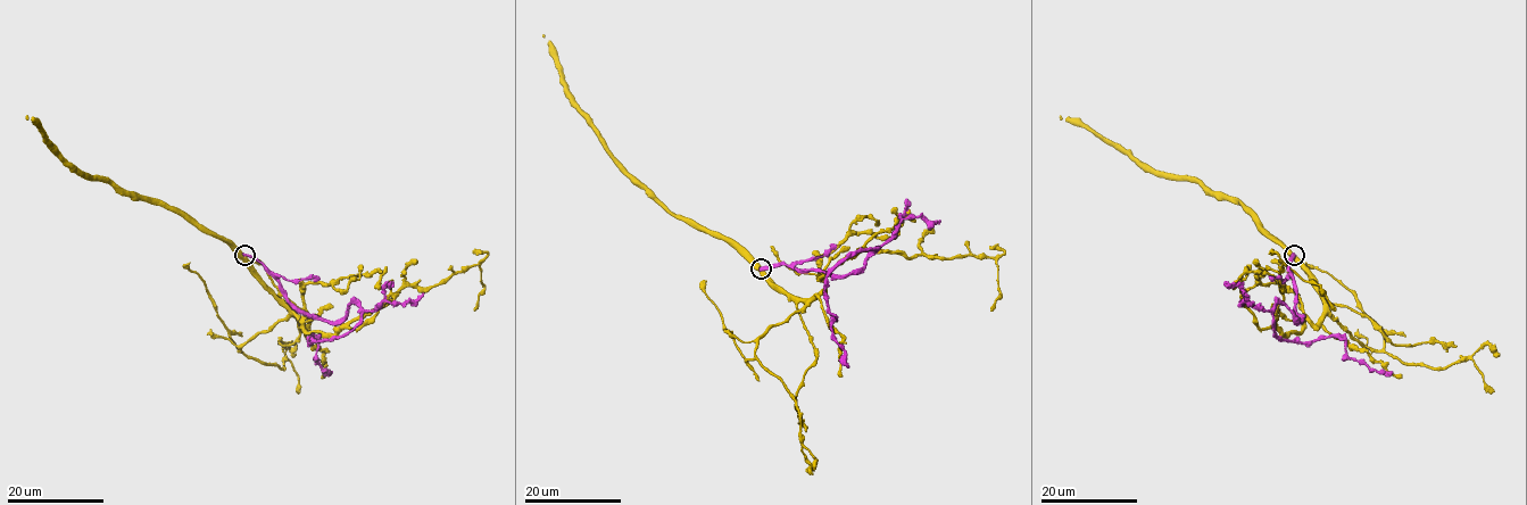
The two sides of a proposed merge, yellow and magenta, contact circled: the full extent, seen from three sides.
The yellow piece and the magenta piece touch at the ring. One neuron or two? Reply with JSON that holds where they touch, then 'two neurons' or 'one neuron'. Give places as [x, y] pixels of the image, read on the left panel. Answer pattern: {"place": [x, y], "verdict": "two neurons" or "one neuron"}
{"place": [245, 255], "verdict": "two neurons"}

